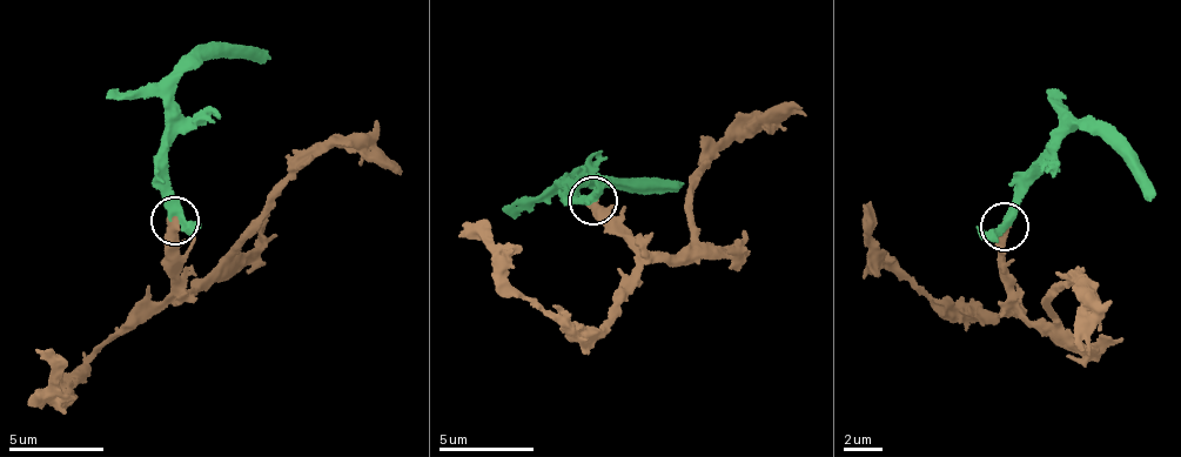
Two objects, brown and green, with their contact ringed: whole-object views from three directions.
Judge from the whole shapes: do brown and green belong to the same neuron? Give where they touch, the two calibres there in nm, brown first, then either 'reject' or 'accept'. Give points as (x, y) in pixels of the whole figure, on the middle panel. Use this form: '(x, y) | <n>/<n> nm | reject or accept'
(594, 200) | 500/440 nm | accept

